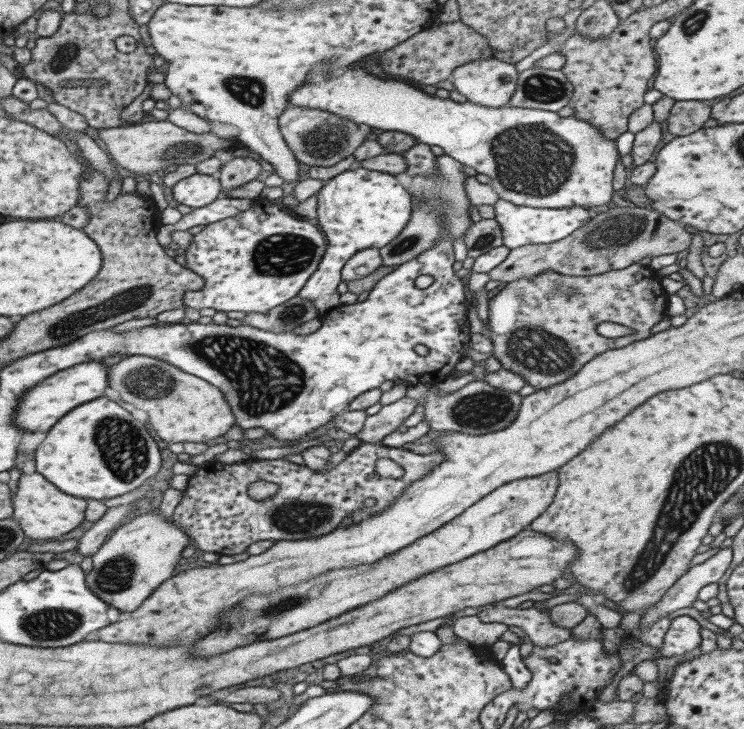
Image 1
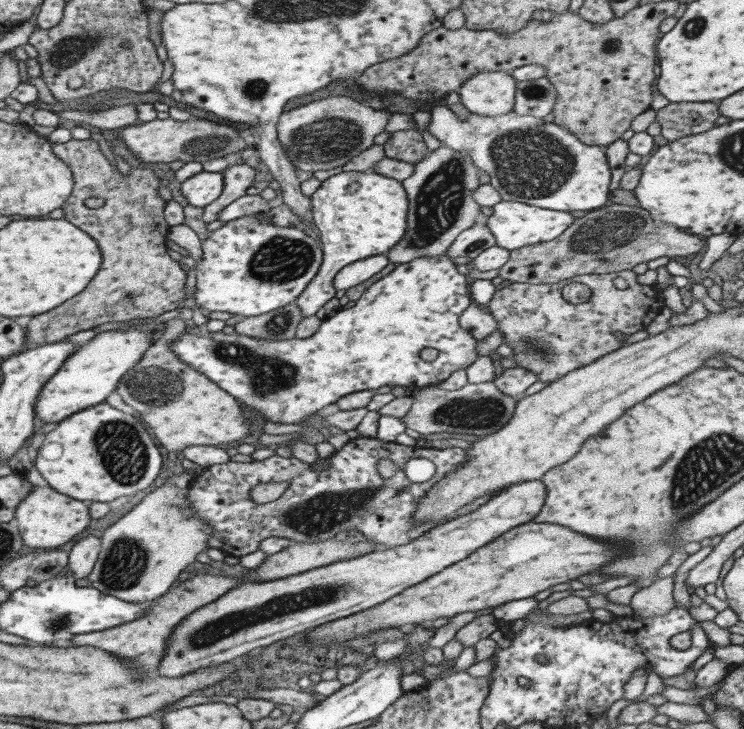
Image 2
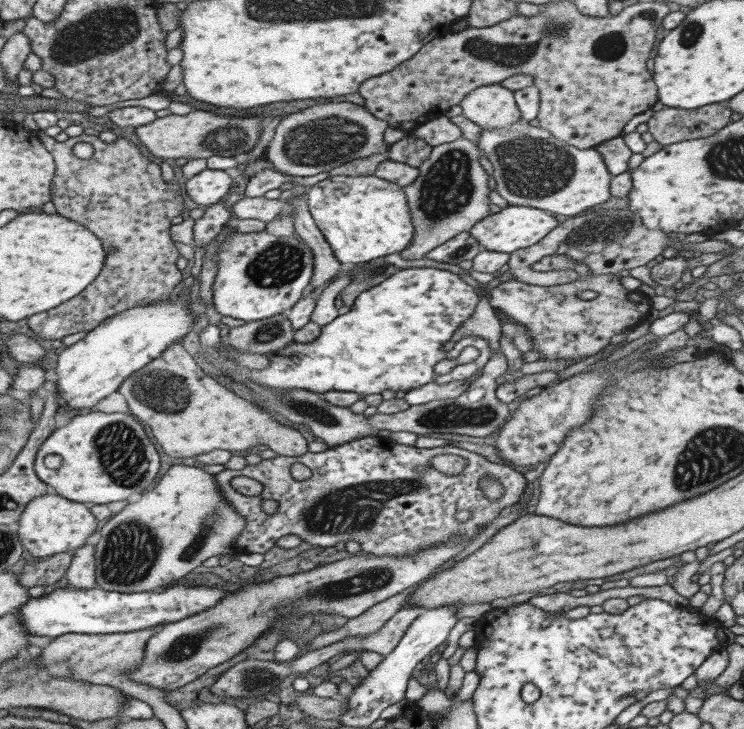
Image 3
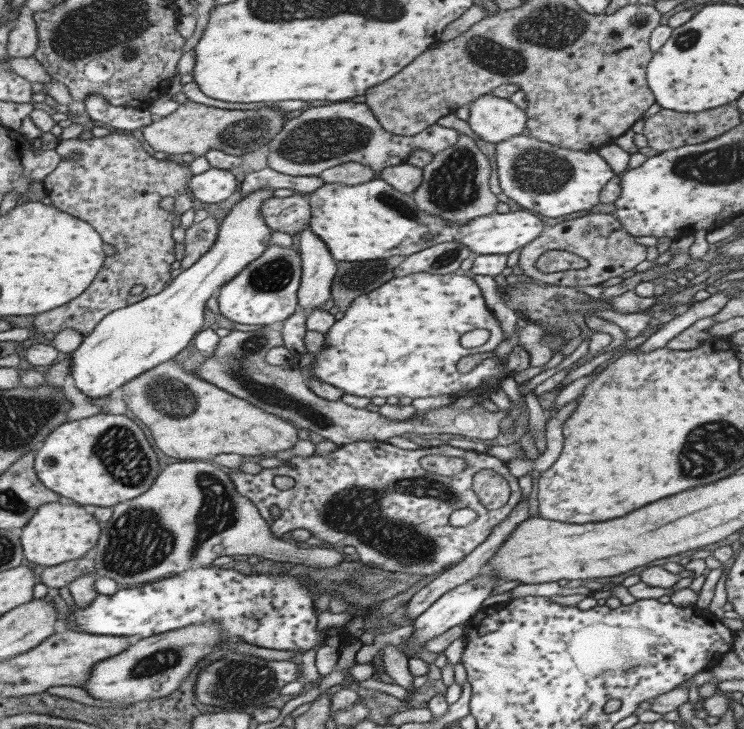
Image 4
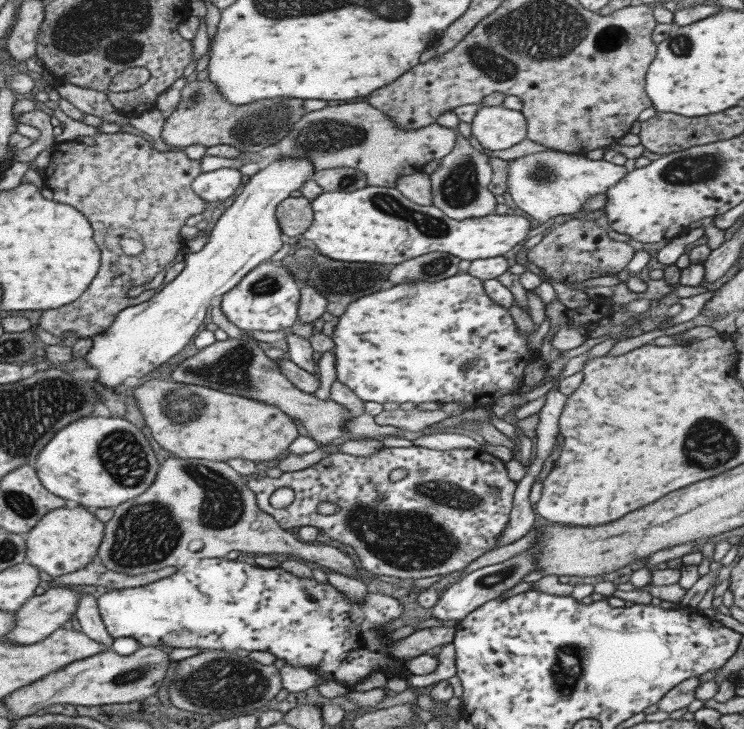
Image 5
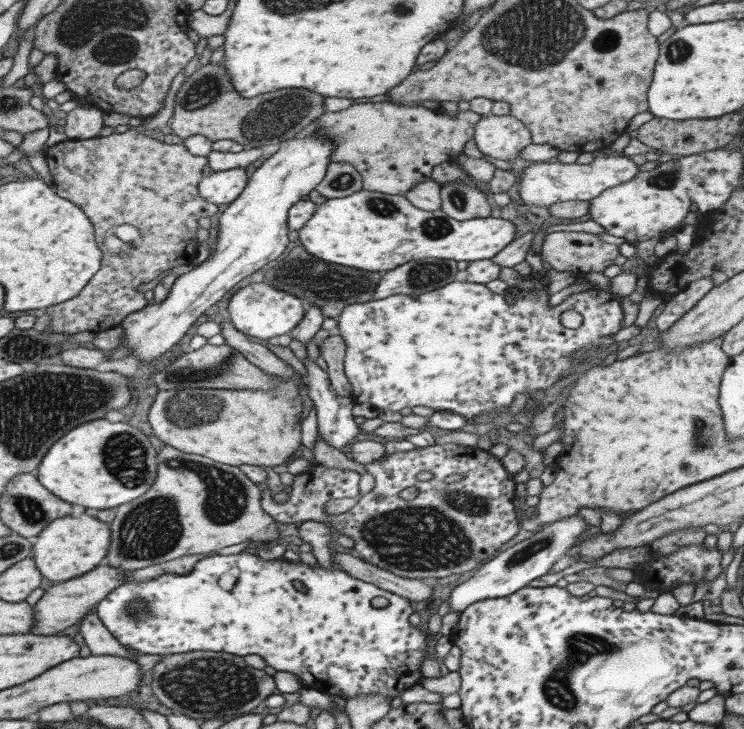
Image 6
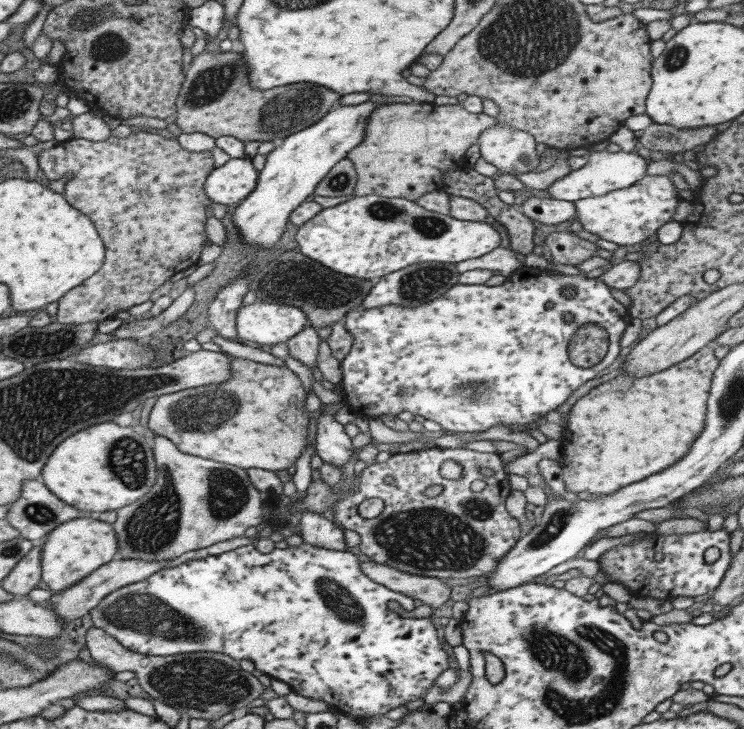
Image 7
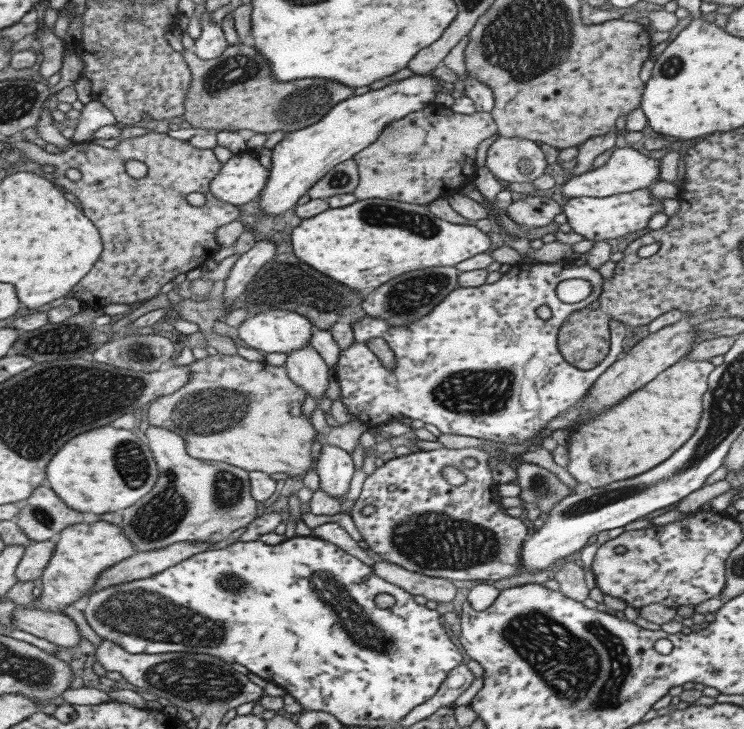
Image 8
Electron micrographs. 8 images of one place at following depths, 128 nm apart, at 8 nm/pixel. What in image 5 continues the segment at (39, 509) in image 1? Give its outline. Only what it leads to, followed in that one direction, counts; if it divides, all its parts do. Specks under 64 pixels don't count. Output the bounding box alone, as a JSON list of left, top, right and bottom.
[23,506,104,577]

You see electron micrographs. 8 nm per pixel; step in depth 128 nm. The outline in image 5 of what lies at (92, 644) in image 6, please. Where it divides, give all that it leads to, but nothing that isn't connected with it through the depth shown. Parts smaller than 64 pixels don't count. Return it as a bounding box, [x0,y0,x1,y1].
[75,592,113,650]

